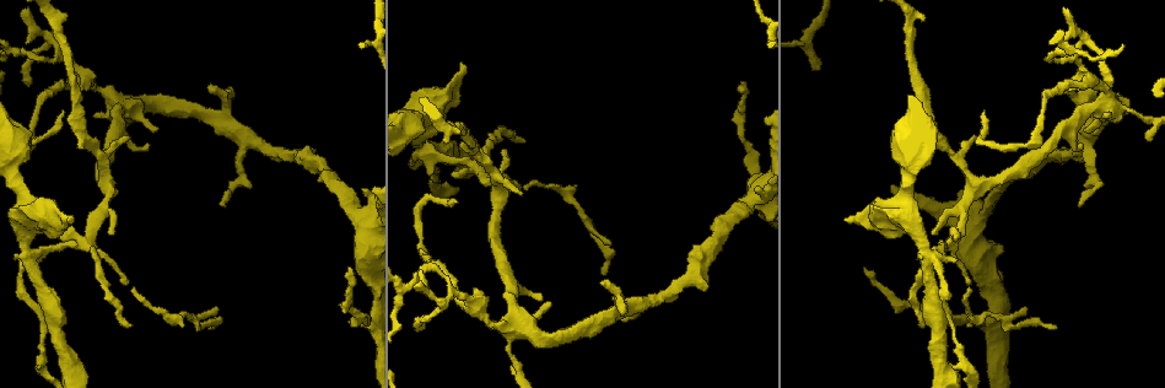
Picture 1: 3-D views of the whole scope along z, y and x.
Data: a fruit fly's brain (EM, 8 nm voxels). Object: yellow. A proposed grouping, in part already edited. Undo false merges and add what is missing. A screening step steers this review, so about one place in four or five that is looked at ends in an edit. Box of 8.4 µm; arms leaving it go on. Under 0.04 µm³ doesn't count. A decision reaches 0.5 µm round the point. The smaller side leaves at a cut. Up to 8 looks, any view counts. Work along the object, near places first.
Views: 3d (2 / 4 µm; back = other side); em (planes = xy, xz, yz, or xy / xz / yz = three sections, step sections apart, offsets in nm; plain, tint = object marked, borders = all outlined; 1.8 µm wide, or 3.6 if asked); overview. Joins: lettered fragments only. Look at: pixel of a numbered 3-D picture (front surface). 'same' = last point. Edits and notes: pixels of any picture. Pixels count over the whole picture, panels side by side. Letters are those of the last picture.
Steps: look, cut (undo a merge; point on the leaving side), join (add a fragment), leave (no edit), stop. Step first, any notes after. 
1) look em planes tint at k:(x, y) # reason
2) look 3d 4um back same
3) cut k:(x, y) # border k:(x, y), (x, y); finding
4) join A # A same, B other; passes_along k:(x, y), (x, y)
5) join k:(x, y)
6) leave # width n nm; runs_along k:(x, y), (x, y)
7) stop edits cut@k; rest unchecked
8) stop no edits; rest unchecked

look em yz step 4 tint at 1:(951, 239) # sharp bend

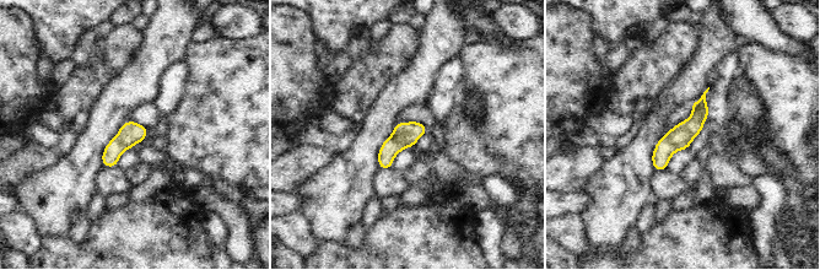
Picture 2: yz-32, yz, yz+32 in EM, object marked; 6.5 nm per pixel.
look em planes borders same

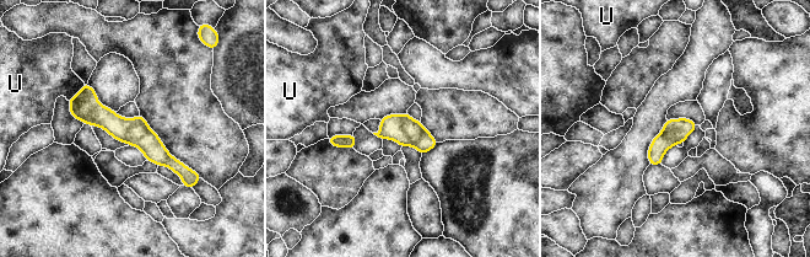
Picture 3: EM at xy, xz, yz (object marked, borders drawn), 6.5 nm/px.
leave # longest_contact U 160 nm; U other; one neuron here

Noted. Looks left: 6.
look em planes borders at 1:(28, 86) # tapers out

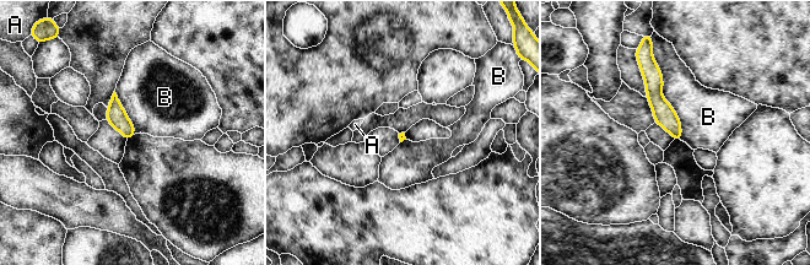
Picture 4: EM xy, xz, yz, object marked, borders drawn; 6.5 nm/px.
leave # A other, B other; border 4:(652, 57), (681, 140); no lettered fragment goes on from it

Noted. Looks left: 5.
look 3d 2um at 1:(1098, 104)

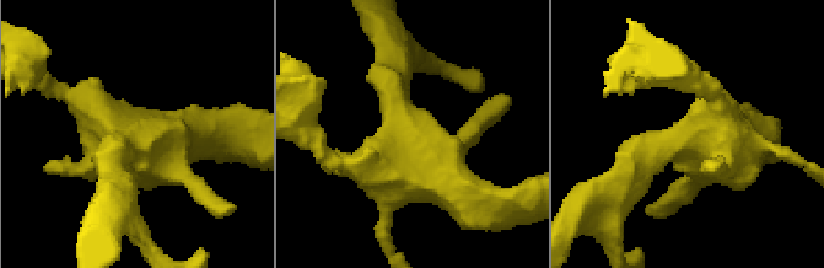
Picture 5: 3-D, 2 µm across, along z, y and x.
look em xz step 16 tint at 5:(404, 139) # now the EM

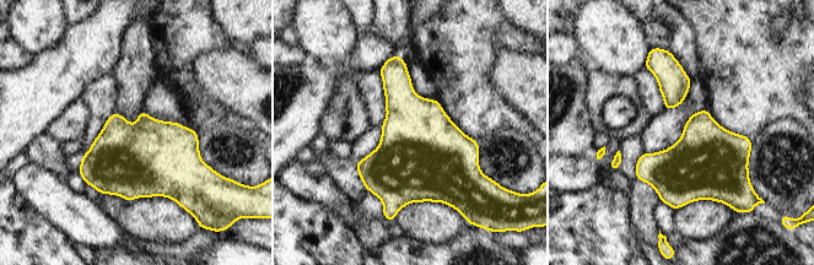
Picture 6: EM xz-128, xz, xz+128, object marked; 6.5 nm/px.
look em planes borders same

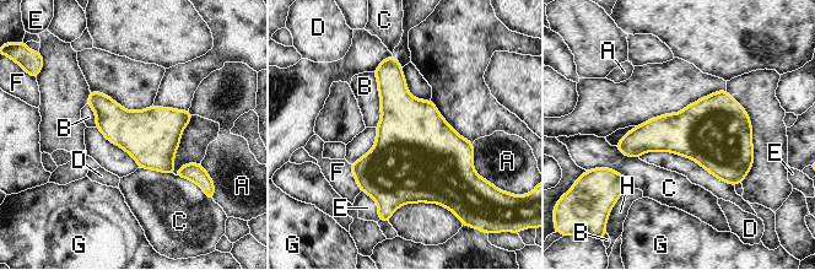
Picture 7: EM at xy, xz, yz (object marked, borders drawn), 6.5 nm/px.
leave # A other, B other, C other, D other, E other, F other, G other, H other; border 7:(373, 73), (381, 112), (376, 127); one neuron here

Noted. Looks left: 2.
stop no edits; rest unchecked

